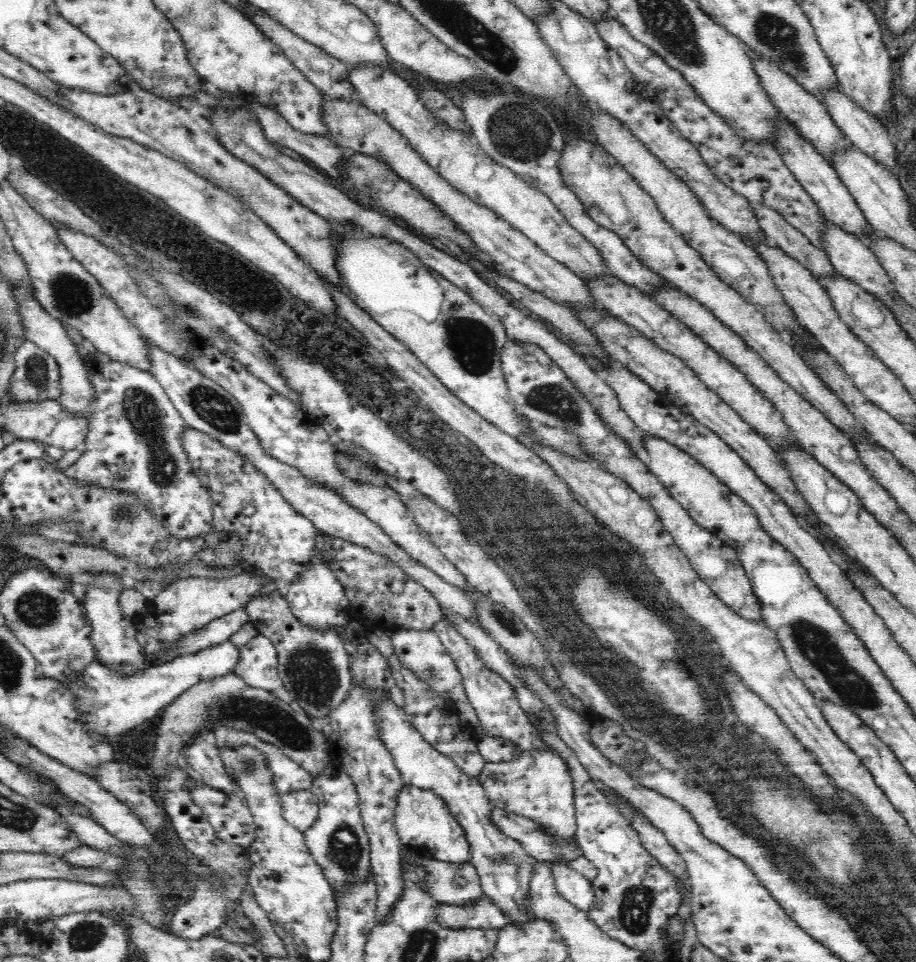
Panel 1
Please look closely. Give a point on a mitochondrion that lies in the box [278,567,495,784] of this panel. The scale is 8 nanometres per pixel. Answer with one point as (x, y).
(313, 676)

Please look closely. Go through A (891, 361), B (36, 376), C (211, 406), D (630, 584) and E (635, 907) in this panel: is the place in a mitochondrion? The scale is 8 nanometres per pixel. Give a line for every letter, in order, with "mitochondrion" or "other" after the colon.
A: other
B: mitochondrion
C: mitochondrion
D: other
E: mitochondrion

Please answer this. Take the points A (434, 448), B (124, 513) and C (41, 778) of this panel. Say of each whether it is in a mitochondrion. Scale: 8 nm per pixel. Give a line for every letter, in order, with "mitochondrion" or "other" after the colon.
A: other
B: mitochondrion
C: other

